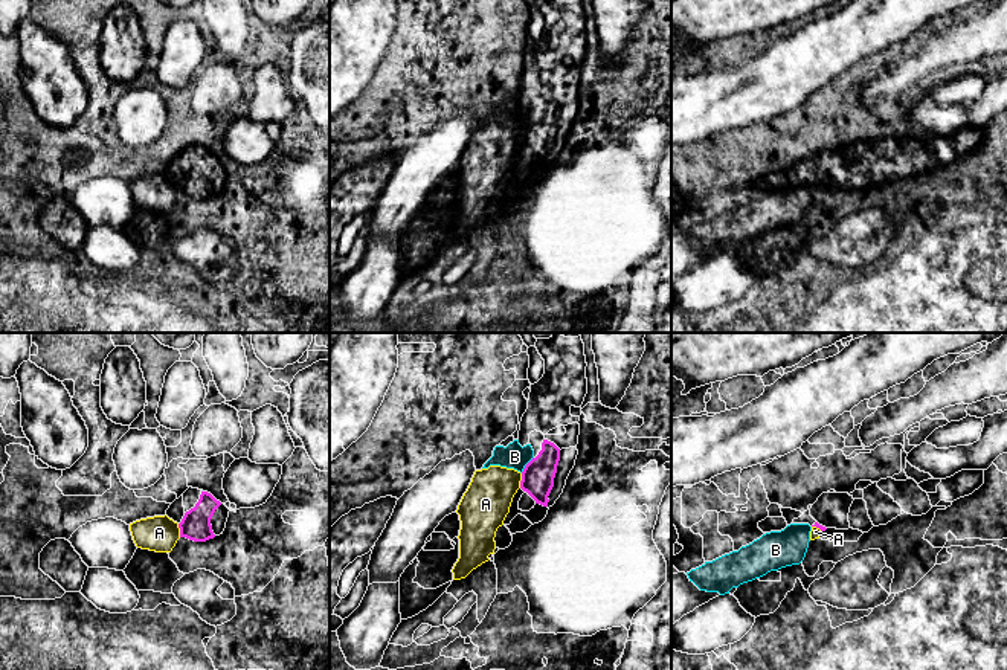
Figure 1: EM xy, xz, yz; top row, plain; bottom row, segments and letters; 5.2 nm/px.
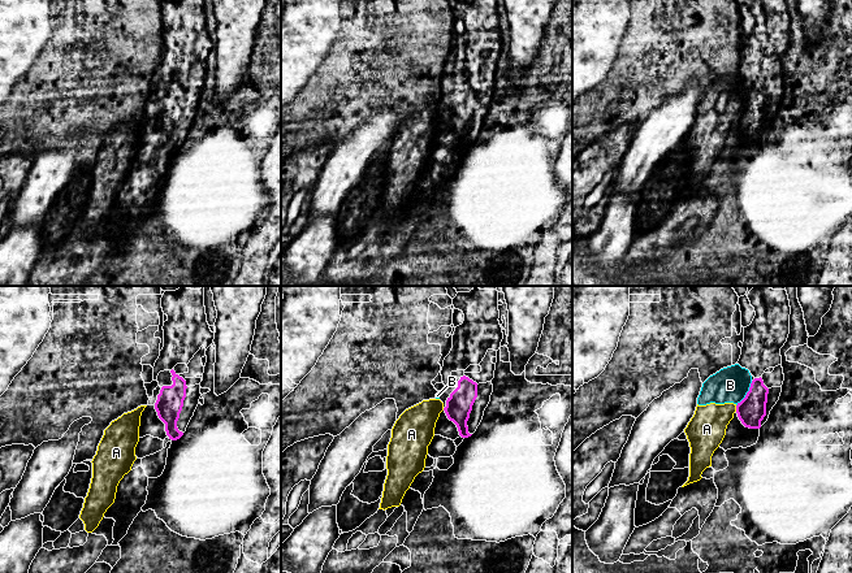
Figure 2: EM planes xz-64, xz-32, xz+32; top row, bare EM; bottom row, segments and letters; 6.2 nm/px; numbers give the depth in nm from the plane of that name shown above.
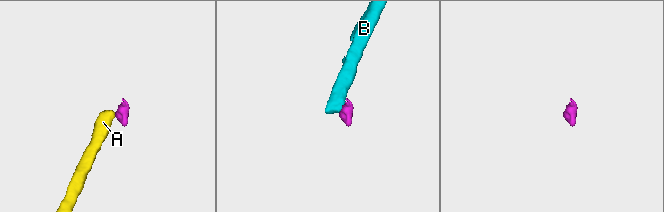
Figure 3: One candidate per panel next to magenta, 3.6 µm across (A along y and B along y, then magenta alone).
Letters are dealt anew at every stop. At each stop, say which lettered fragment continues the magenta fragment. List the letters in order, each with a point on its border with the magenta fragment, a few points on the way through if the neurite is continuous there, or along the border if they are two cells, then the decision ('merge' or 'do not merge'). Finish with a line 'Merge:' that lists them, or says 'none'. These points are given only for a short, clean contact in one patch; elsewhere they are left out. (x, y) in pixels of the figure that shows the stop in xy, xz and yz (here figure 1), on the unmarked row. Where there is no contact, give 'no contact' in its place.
A: meets magenta in xz at (521, 139); border along xz (522, 132), (519, 145); do not merge
B: meets magenta in xz at (527, 122); border along xz (533, 115), (521, 130); do not merge
Merge: none

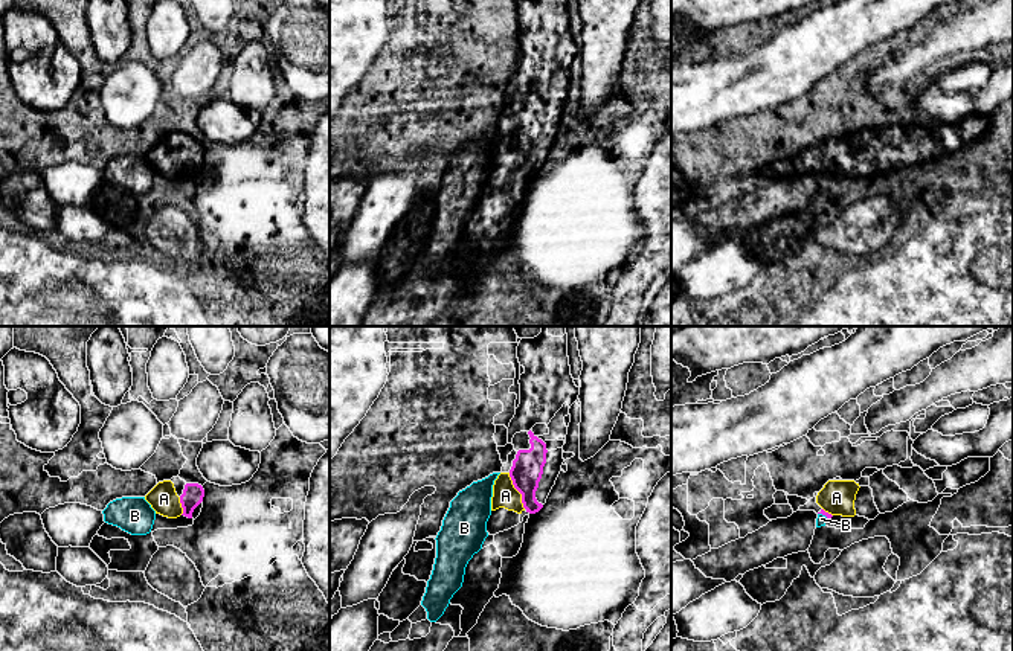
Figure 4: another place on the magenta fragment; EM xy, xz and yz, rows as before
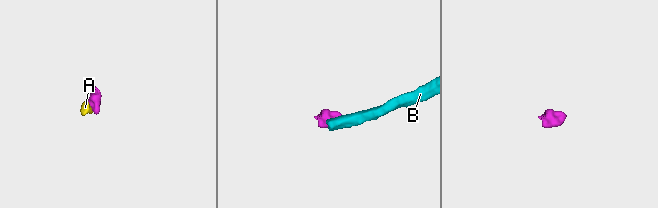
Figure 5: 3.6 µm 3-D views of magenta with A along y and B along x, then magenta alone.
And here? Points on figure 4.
A: meets magenta in xz at (517, 148); runs through xz (527, 128), (517, 148), (505, 154); merge
B: meets magenta in yz at (823, 173); border along yz (818, 171), (827, 177); do not merge
Merge: A

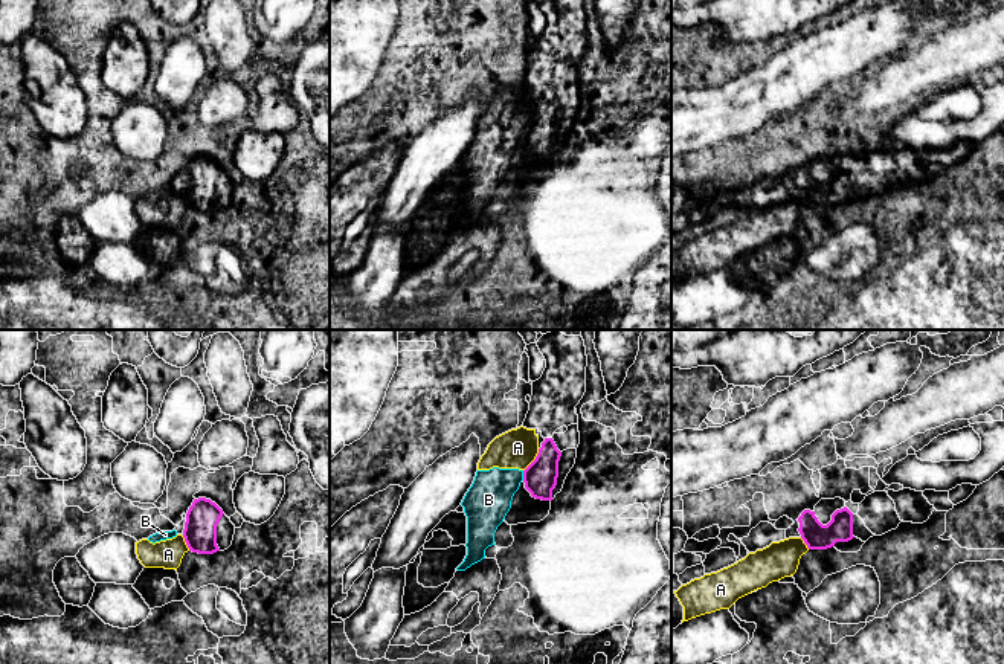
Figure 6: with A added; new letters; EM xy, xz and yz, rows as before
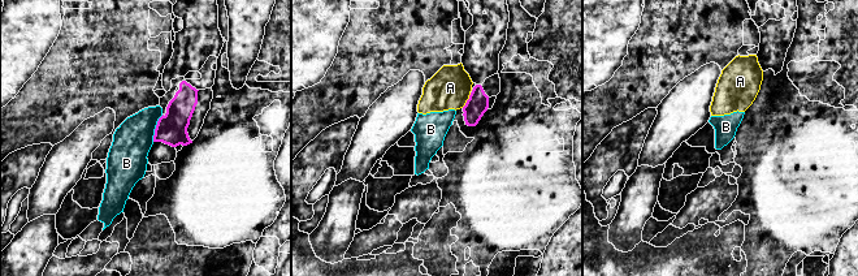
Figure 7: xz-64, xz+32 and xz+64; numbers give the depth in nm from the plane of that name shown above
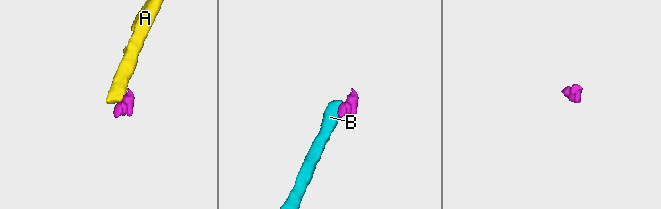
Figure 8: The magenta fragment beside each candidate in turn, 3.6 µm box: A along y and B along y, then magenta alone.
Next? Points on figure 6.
A: meets magenta in xz at (534, 118); border along xz (539, 107), (534, 118), (524, 128); do not merge
B: meets magenta in xz at (524, 133); border along xz (522, 128), (524, 138); do not merge
Merge: none

